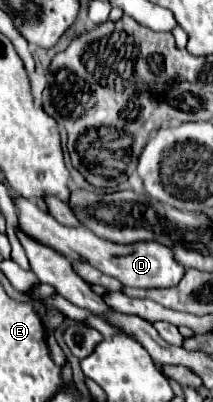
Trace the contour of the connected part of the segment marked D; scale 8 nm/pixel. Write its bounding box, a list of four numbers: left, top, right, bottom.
[16,196,184,288]

